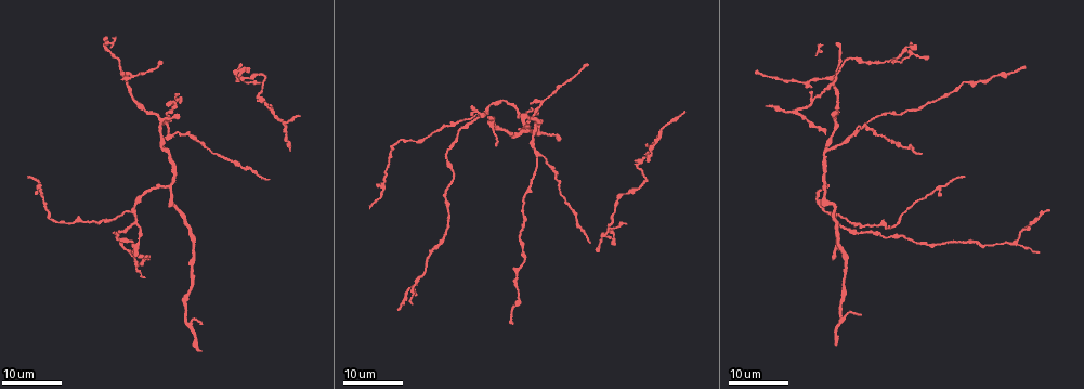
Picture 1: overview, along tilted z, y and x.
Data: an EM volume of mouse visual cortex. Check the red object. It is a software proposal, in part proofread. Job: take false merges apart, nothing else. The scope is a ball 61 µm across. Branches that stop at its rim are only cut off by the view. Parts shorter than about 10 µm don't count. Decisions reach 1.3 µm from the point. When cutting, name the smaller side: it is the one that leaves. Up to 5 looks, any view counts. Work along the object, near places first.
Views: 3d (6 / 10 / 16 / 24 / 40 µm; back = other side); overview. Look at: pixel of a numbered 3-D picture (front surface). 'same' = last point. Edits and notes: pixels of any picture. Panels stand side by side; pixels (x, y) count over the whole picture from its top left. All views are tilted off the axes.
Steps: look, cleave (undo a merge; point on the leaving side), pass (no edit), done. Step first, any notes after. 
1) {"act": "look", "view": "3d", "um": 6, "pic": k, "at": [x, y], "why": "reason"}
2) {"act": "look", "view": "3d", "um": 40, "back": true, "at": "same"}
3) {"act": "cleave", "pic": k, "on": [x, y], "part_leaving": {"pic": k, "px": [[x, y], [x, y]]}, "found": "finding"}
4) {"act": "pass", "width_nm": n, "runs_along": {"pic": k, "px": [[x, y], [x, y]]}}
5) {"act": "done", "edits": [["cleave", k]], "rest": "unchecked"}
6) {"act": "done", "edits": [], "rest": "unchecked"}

{"act": "look", "view": "3d", "um": 24, "pic": 1, "at": [170, 135], "why": "side arm on a straight run"}

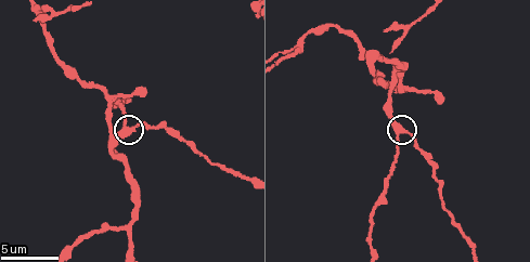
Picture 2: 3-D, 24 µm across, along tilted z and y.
{"act": "look", "view": "3d", "um": 6, "pic": 2, "at": [129, 132], "why": "zoom in"}

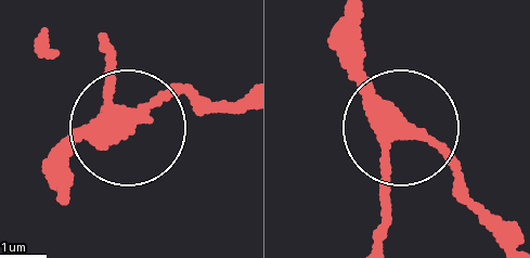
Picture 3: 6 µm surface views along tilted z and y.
{"act": "pass", "width_nm": 330, "runs_along": {"pic": 3, "px": [[101, 92], [125, 123], [189, 88], [245, 103]]}, "found": "continuous, no second cell"}

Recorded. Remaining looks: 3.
{"act": "look", "view": "3d", "um": 24, "pic": 1, "at": [833, 78], "why": "three-way junction"}

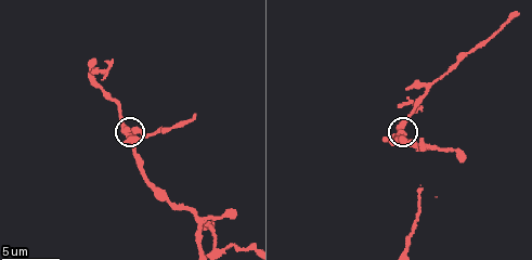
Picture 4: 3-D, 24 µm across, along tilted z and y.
{"act": "look", "view": "3d", "um": 10, "at": "same"}

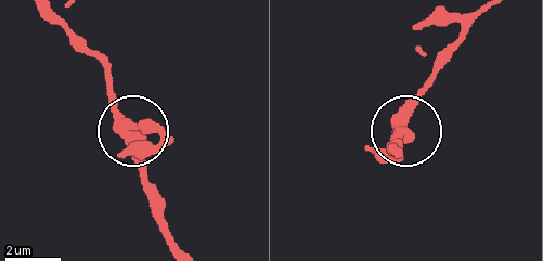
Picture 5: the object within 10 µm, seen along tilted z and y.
{"act": "look", "view": "3d", "um": 6, "pic": 5, "at": [119, 123], "why": "zoom in"}

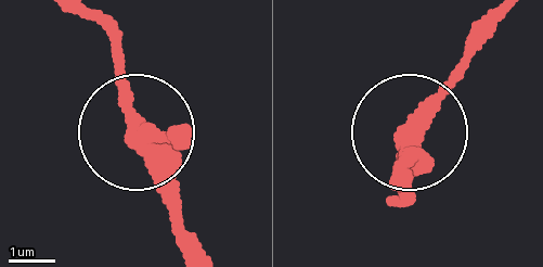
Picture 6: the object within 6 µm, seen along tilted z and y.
{"act": "pass", "width_nm": 350, "runs_along": {"pic": 6, "px": [[198, 246], [115, 56]]}, "found": "continuous, no second cell"}

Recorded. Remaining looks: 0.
{"act": "done", "edits": [], "rest": "unchecked"}

